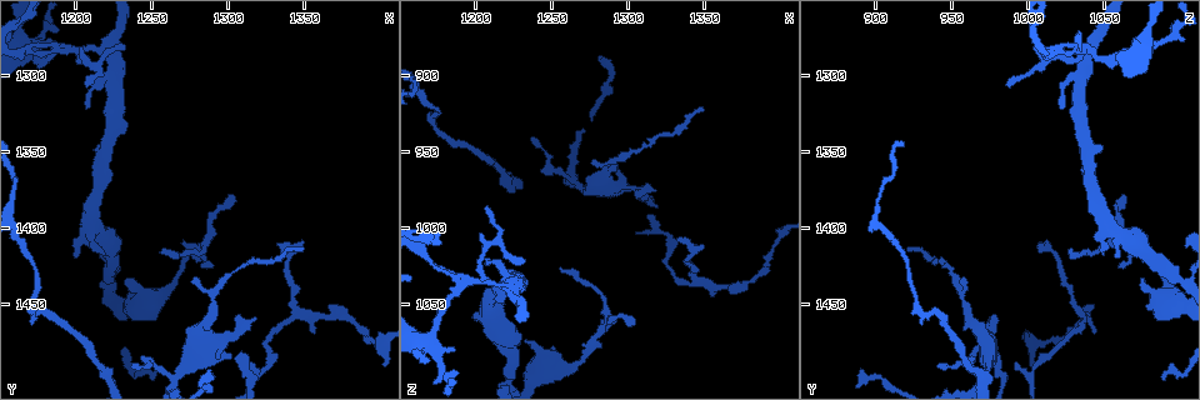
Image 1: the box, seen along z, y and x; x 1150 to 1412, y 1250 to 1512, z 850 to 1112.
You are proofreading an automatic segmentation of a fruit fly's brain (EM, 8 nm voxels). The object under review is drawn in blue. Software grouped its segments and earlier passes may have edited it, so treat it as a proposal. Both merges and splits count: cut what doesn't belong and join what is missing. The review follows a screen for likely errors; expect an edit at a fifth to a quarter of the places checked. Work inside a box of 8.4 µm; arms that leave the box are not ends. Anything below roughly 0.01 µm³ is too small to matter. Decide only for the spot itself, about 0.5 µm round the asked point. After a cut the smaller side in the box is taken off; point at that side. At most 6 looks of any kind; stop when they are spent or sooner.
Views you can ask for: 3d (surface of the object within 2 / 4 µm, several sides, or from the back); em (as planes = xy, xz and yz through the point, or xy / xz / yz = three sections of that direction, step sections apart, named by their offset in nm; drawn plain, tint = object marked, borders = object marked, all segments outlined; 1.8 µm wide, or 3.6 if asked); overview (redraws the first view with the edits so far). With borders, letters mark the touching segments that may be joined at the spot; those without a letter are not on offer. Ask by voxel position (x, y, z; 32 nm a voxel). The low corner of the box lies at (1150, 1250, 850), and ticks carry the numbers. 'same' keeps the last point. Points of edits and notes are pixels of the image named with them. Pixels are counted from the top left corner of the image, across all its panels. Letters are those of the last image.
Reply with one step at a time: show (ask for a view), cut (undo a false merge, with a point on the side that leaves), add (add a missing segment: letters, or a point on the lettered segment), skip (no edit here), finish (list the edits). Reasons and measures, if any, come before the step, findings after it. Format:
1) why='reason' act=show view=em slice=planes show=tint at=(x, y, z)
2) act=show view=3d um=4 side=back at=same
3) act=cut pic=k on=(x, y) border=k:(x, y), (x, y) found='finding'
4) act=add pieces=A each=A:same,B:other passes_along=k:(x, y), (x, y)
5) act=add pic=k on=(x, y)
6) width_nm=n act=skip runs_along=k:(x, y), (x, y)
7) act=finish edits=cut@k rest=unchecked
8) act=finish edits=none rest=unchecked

why='calibre changes' act=show view=em slice=planes show=borders at=(1268, 1496, 974)

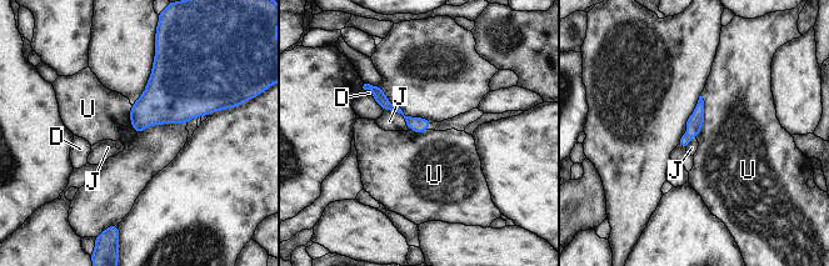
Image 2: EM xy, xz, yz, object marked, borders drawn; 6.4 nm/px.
longest_contact=U:380nm act=skip each=D:other,J:other,U:other found='all the same neuron'

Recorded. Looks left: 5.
why='tapers out' act=show view=3d um=2 at=(1206, 1306, 986)

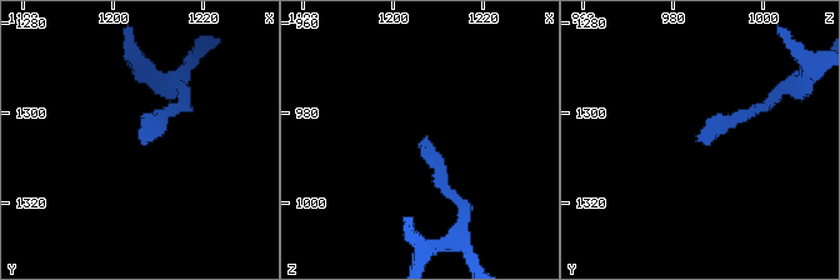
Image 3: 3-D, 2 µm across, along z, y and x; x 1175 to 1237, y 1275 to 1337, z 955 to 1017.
act=show view=em slice=xz step=8 show=tint at=(1206, 1305, 986)

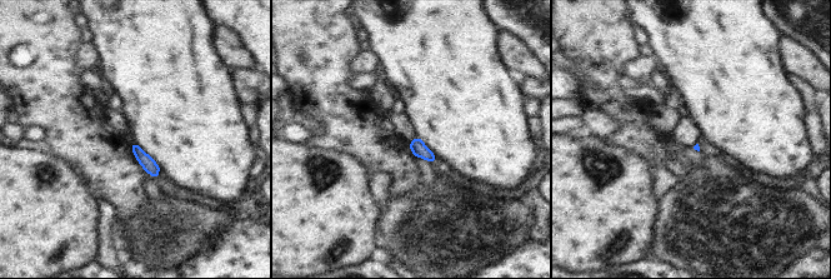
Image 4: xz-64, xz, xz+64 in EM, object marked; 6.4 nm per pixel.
act=show view=em slice=planes show=borders at=same

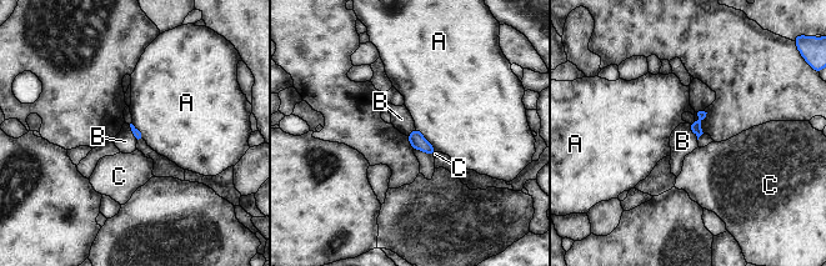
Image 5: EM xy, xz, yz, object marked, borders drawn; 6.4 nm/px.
longest_contact=A:200nm act=skip each=A:other,B:other,C:other border=5:(689, 124), (697, 139) found='none of them fits'

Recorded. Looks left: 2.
act=show view=3d um=2 at=(1190, 1280, 1036)

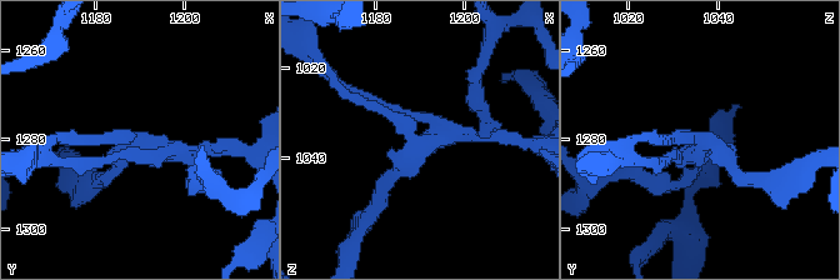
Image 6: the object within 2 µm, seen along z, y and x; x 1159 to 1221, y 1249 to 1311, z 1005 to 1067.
arms=4 act=show view=em slice=planes show=borders at=(1191, 1281, 1036)

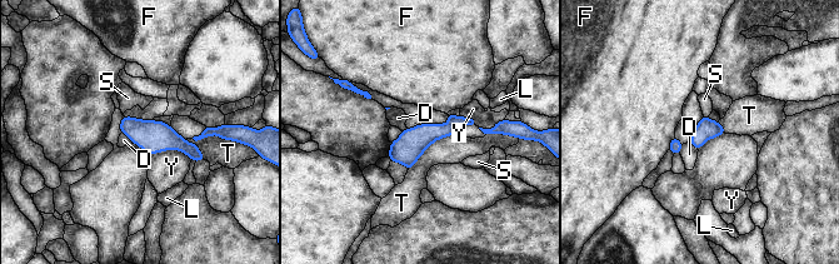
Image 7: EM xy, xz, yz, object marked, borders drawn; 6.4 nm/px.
width_nm=130 longest_contact=T:400nm act=cut pic=7 on=(418, 139) each=D:other,F:other,L:other,S:other,T:other,Y:other found='two neurons meet here'

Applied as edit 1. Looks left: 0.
act=finish edits=cut@7 rest=unchecked

